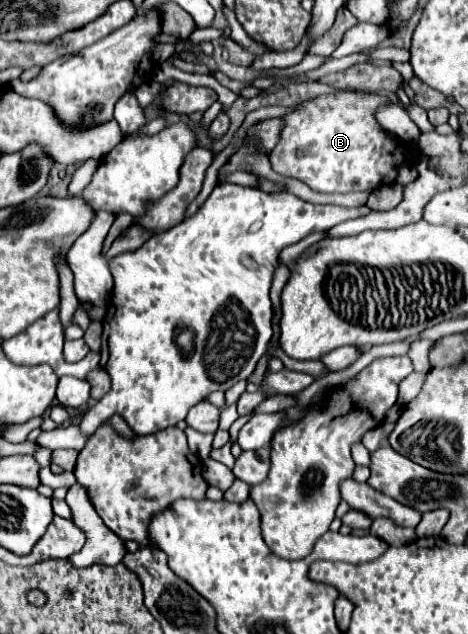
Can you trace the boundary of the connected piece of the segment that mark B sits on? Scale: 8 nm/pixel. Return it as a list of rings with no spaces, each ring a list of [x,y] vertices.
[[[338,91],[334,95],[322,95],[300,103],[294,113],[284,117],[286,127],[280,137],[280,145],[276,145],[276,149],[272,151],[272,169],[280,175],[300,179],[310,189],[320,193],[352,193],[378,189],[380,185],[394,183],[400,167],[416,165],[416,155],[406,143],[388,139],[378,121],[374,119],[374,111],[384,103],[388,103],[388,99],[358,91]]]

